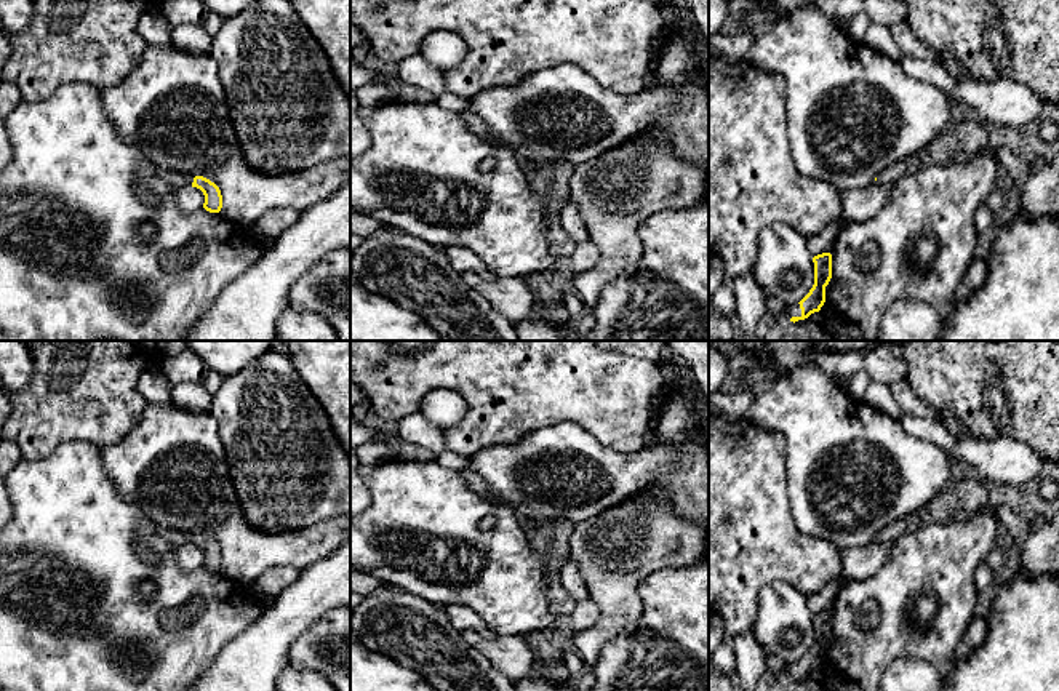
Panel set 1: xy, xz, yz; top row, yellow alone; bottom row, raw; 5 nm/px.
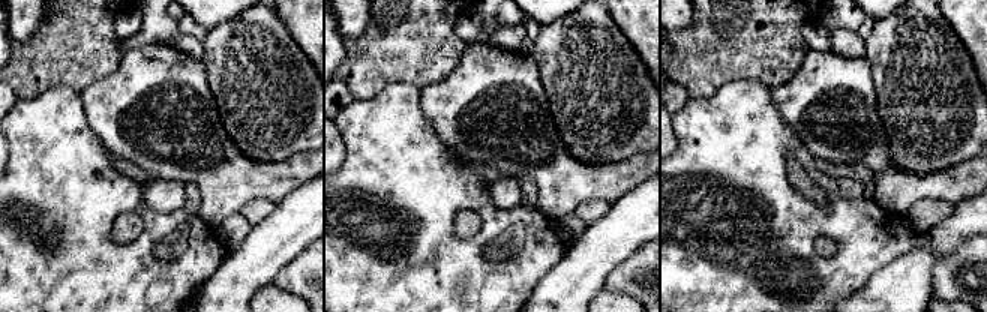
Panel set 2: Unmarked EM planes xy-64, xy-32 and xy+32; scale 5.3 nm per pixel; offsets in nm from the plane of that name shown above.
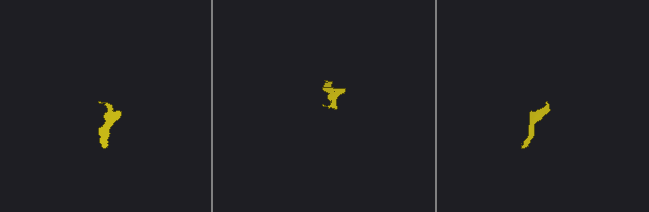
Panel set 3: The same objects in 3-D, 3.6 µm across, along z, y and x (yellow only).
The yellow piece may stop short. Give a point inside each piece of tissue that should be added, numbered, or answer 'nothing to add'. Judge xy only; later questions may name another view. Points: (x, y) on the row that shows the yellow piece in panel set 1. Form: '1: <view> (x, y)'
1: xy (175, 179)

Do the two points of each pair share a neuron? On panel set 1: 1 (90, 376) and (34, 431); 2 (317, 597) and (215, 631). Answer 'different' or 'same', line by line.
1: same
2: different

